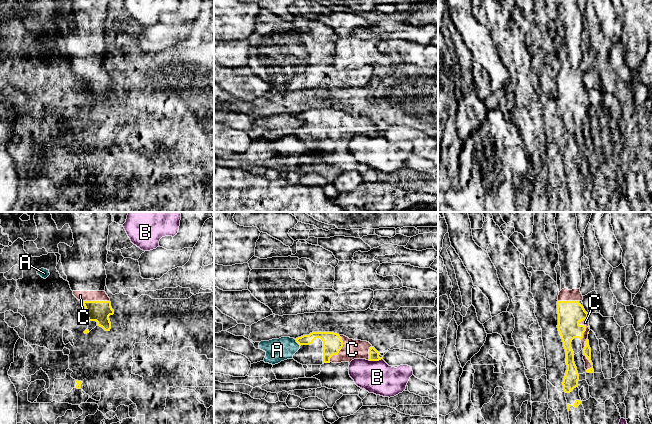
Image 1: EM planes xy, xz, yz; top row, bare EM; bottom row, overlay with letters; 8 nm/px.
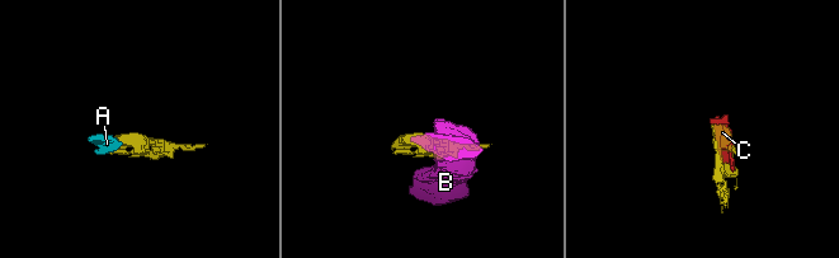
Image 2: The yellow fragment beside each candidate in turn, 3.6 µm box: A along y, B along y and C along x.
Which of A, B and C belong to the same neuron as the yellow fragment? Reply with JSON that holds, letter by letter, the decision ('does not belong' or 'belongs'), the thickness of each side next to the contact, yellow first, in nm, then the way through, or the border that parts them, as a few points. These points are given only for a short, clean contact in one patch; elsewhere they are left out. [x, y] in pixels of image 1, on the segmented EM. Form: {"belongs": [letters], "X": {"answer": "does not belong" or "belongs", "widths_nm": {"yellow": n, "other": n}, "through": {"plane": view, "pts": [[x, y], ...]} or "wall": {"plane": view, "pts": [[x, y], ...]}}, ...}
{"belongs": ["C"], "A": {"answer": "does not belong", "widths_nm": {"yellow": 100, "other": 190}, "wall": {"plane": "xz", "pts": [[294, 339], [300, 345]]}}, "B": {"answer": "does not belong", "widths_nm": {"yellow": 80, "other": 260}}, "C": {"answer": "belongs", "widths_nm": {"yellow": 200, "other": 50}}}

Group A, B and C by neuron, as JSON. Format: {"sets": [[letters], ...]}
{"sets": [["A"], ["B"], ["C"]]}

